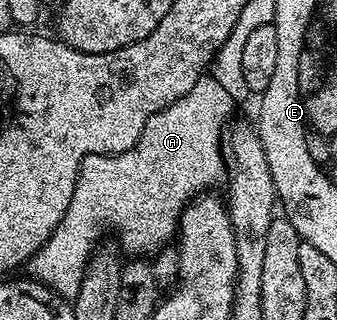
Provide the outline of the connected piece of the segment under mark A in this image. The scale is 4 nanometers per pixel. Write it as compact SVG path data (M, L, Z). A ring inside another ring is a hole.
M204 76L181 100L149 116L149 124L145 124L133 148L120 154L85 156L73 188L73 200L69 200L69 208L65 208L65 216L61 216L61 224L57 224L51 238L31 258L30 277L48 286L58 297L73 300L84 275L81 263L86 264L95 253L99 237L112 229L123 238L131 225L139 226L139 231L127 238L128 255L154 255L161 241L150 234L151 226L159 226L163 234L178 231L179 215L188 202L224 181L222 144L229 126L227 117L234 110L237 104L229 92L215 78ZM98 194L99 202L95 199Z

